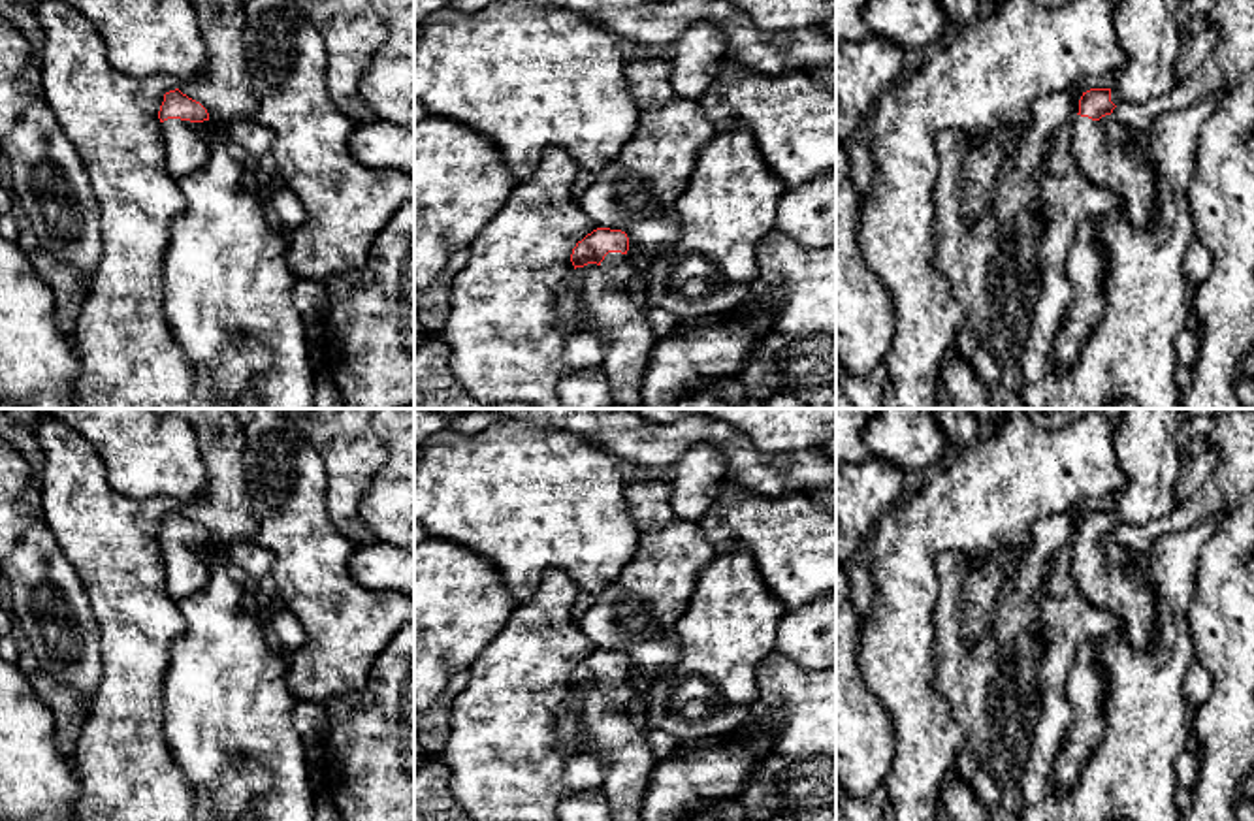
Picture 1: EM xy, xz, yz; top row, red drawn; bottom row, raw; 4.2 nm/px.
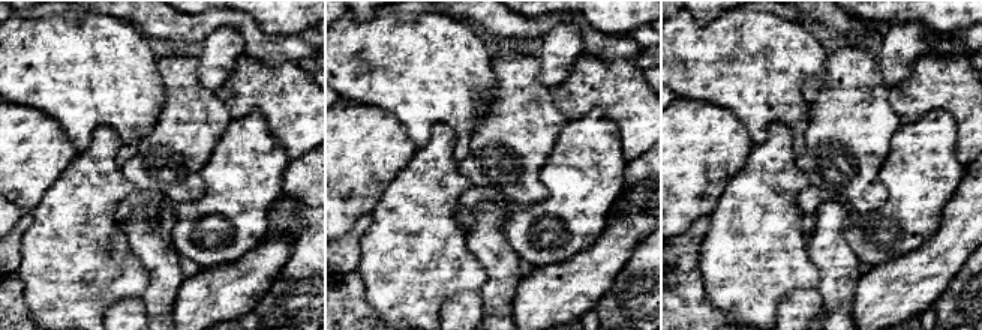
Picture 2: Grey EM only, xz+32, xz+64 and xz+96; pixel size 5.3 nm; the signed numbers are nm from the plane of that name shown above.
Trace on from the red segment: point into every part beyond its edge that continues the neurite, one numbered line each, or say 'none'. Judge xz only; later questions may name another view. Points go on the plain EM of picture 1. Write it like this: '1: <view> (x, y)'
1: xz (616, 688)

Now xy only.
1: xy (187, 571)

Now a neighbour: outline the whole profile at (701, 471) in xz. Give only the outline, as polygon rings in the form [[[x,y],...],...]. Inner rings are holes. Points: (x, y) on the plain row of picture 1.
[[[712,446],[687,450],[674,465],[672,508],[687,522],[706,514],[725,484],[727,459]]]

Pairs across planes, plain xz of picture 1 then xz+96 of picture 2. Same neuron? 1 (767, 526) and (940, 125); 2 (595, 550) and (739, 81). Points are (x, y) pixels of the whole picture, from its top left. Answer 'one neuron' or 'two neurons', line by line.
1: two neurons
2: one neuron

